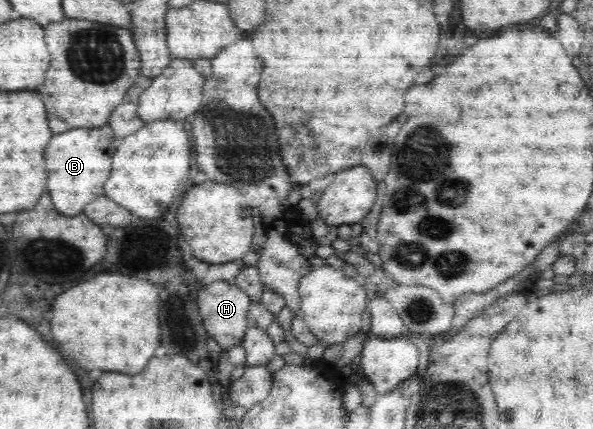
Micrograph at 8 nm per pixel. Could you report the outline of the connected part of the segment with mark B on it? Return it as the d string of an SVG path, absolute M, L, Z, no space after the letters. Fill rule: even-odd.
M104 125L94 128L74 128L70 132L62 132L58 136L54 136L46 148L46 168L48 168L48 190L50 190L50 196L54 200L54 206L56 211L66 216L74 216L83 212L86 208L86 204L90 204L96 196L102 196L104 190L104 182L112 170L110 166L110 158L112 158L112 152L116 150L114 144L114 132L110 125Z

